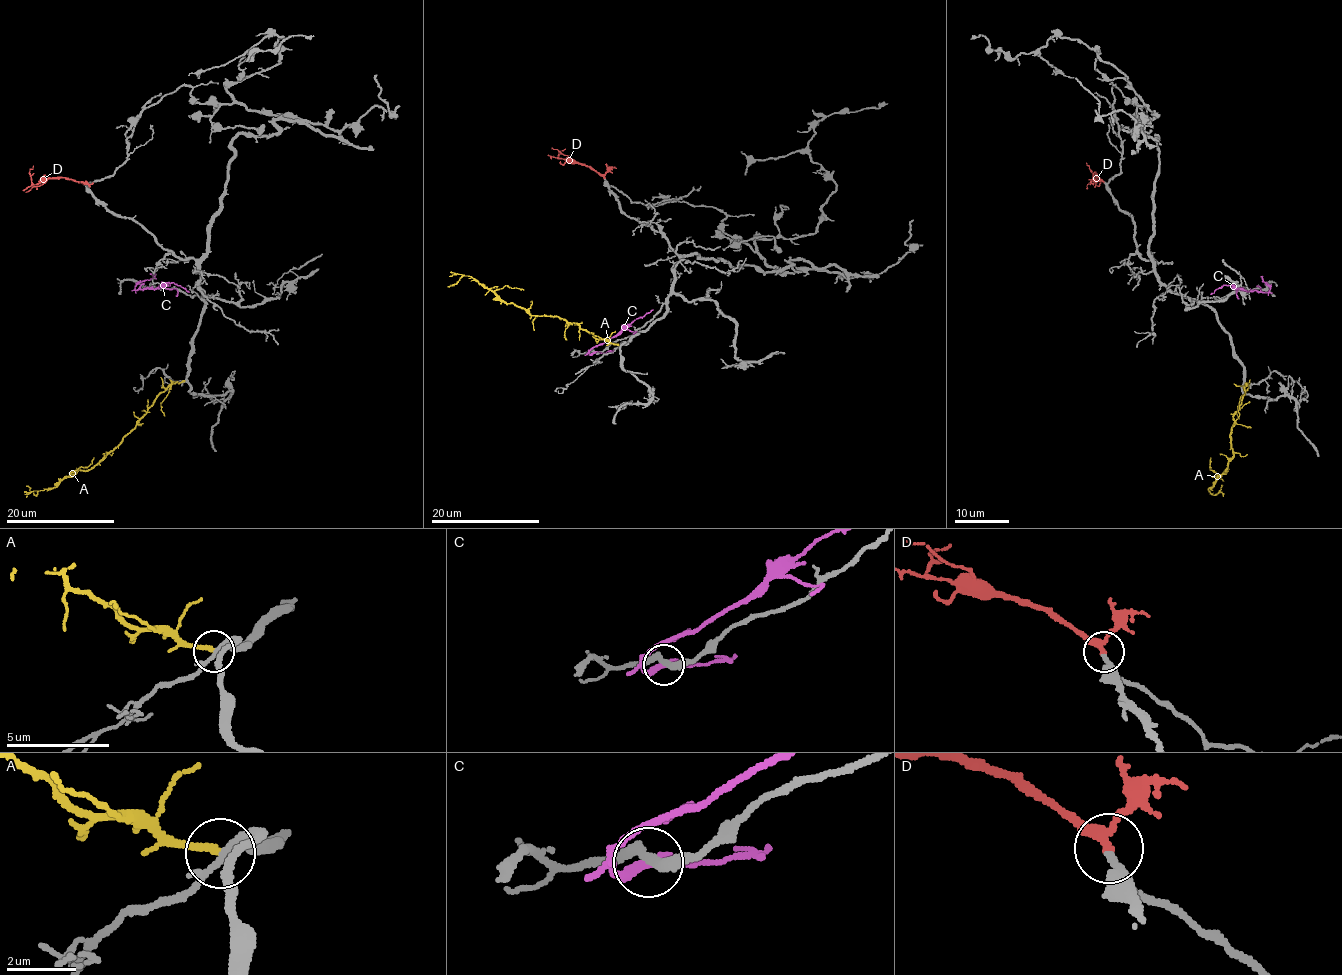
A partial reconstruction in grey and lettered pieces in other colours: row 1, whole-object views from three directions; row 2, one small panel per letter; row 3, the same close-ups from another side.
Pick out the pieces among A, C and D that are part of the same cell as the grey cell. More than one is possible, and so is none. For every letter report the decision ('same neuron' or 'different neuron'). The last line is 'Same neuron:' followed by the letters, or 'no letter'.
A: different neuron
C: different neuron
D: same neuron
Same neuron: D

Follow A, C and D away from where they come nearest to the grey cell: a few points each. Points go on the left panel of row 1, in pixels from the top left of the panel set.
A: (184, 380), (175, 382), (157, 395), (135, 427), (89, 469), (76, 470), (37, 495), (25, 485)
C: (139, 282), (134, 289), (158, 288), (173, 282), (189, 292)
D: (83, 184), (63, 177), (45, 177), (34, 184), (29, 171), (33, 165)

